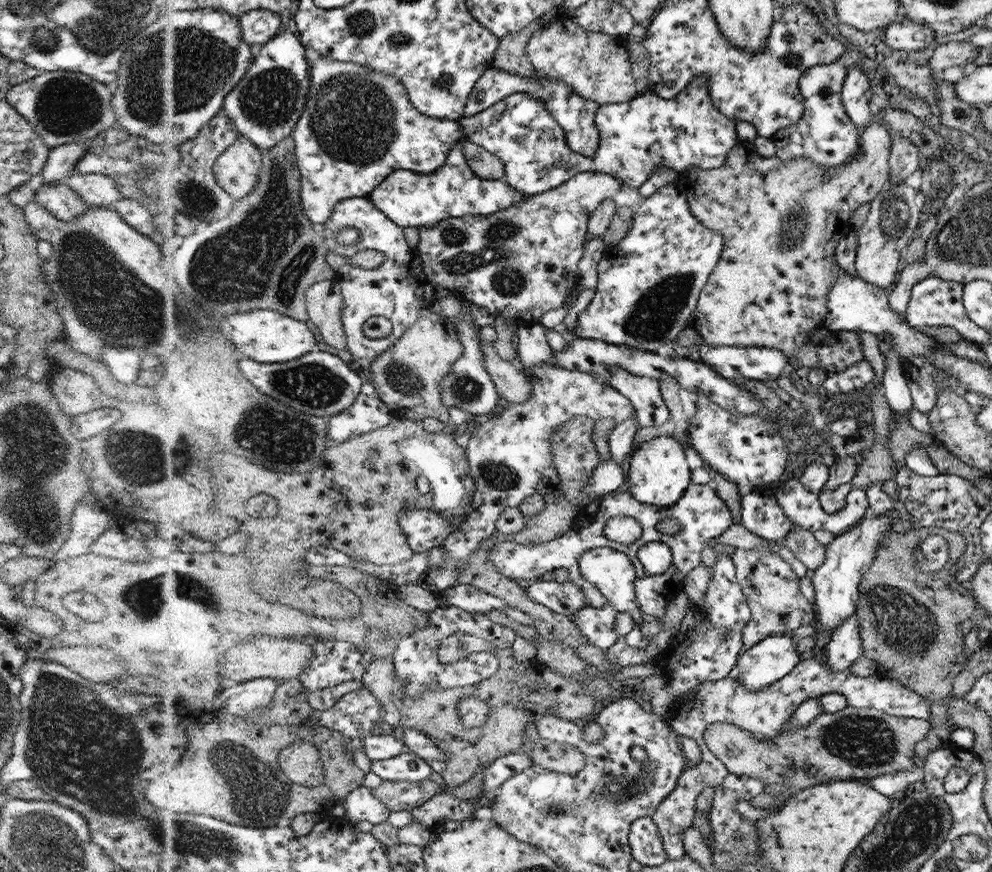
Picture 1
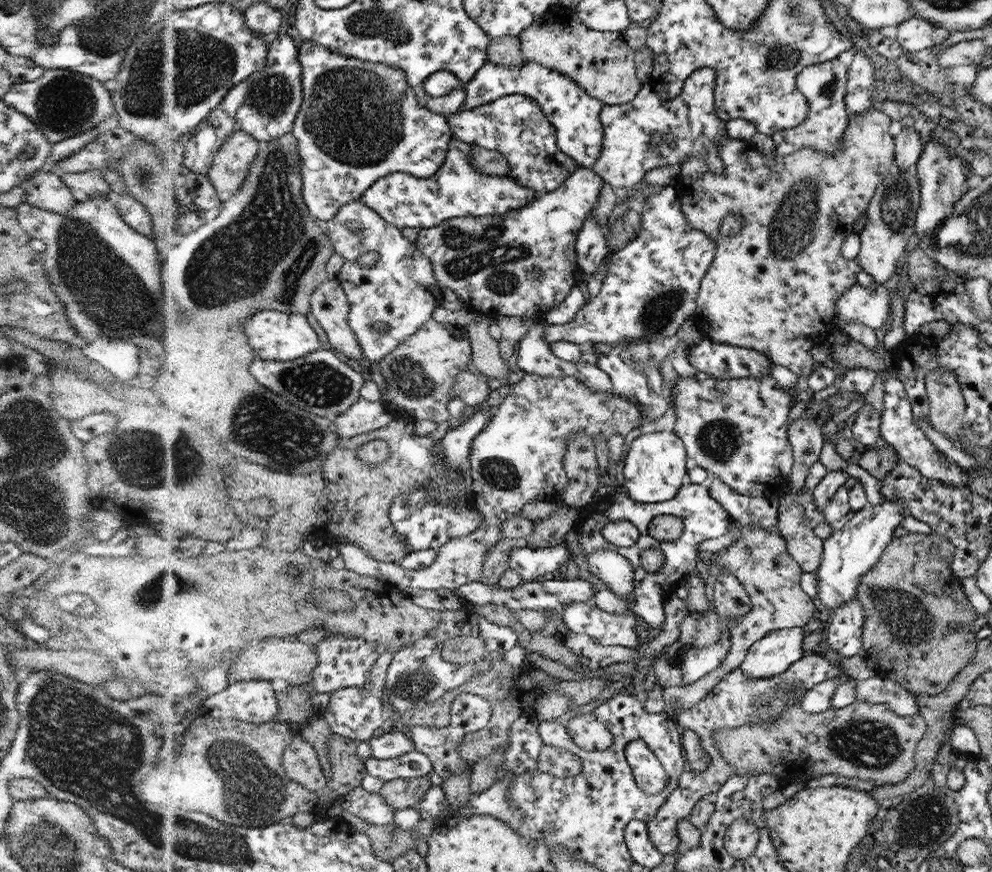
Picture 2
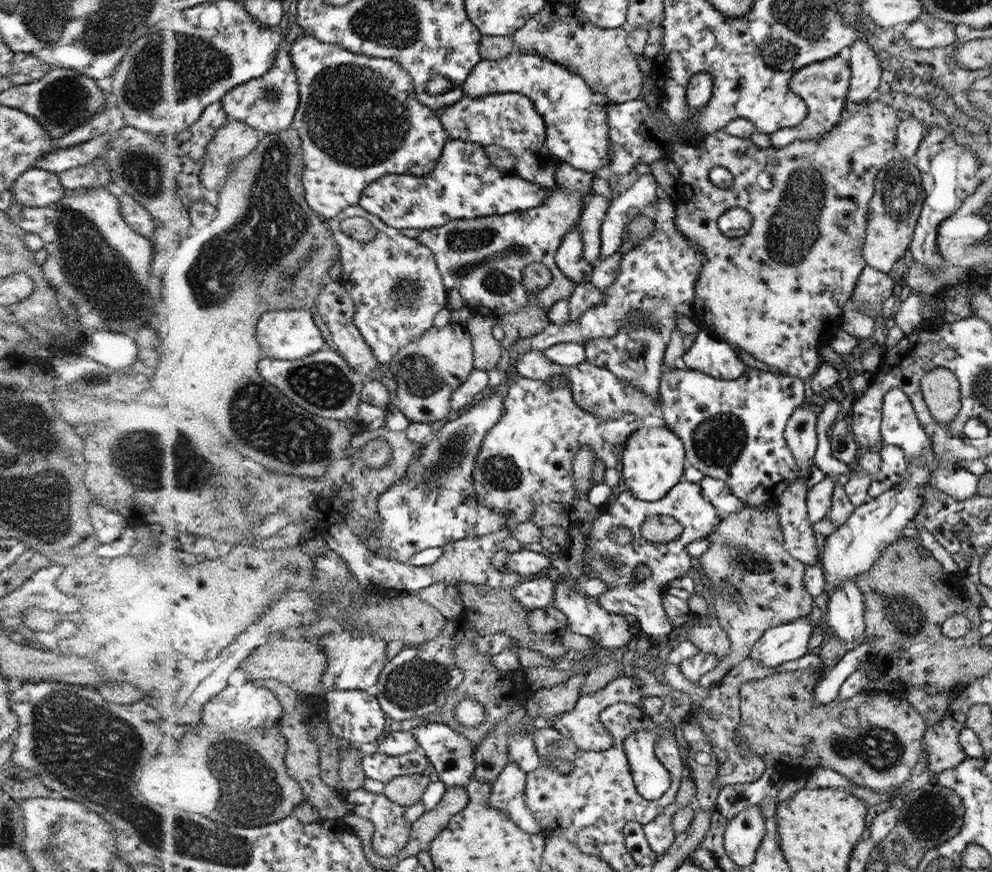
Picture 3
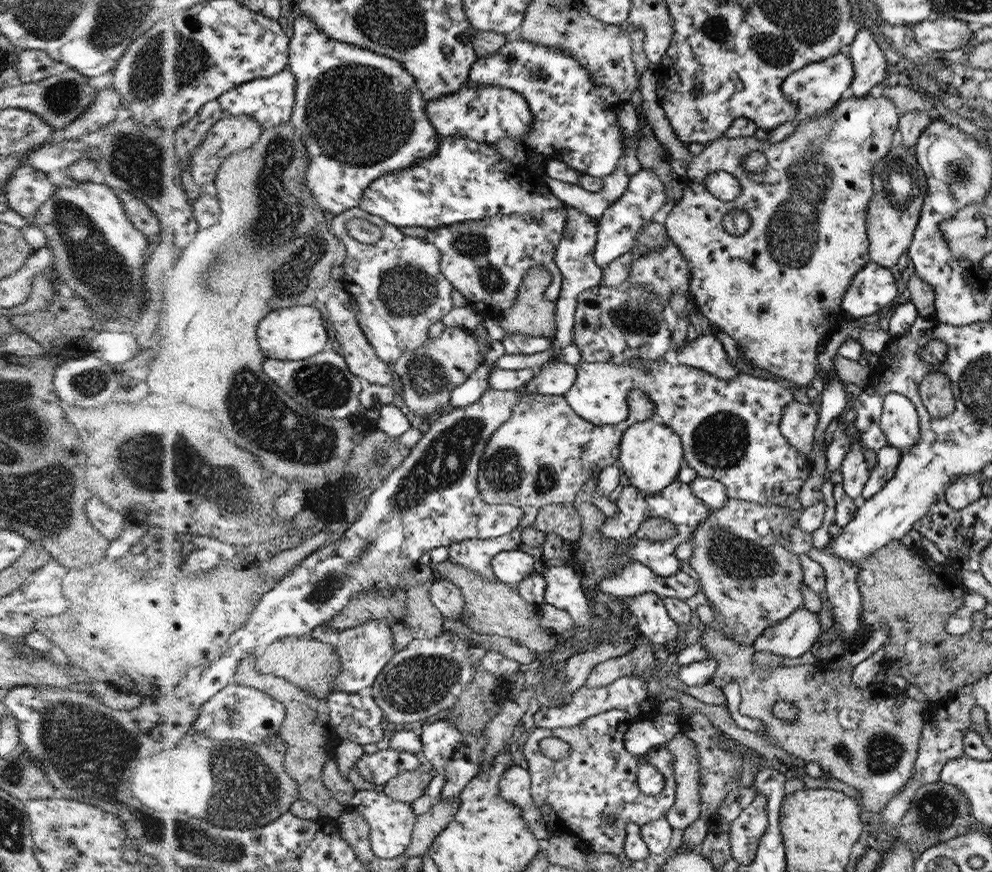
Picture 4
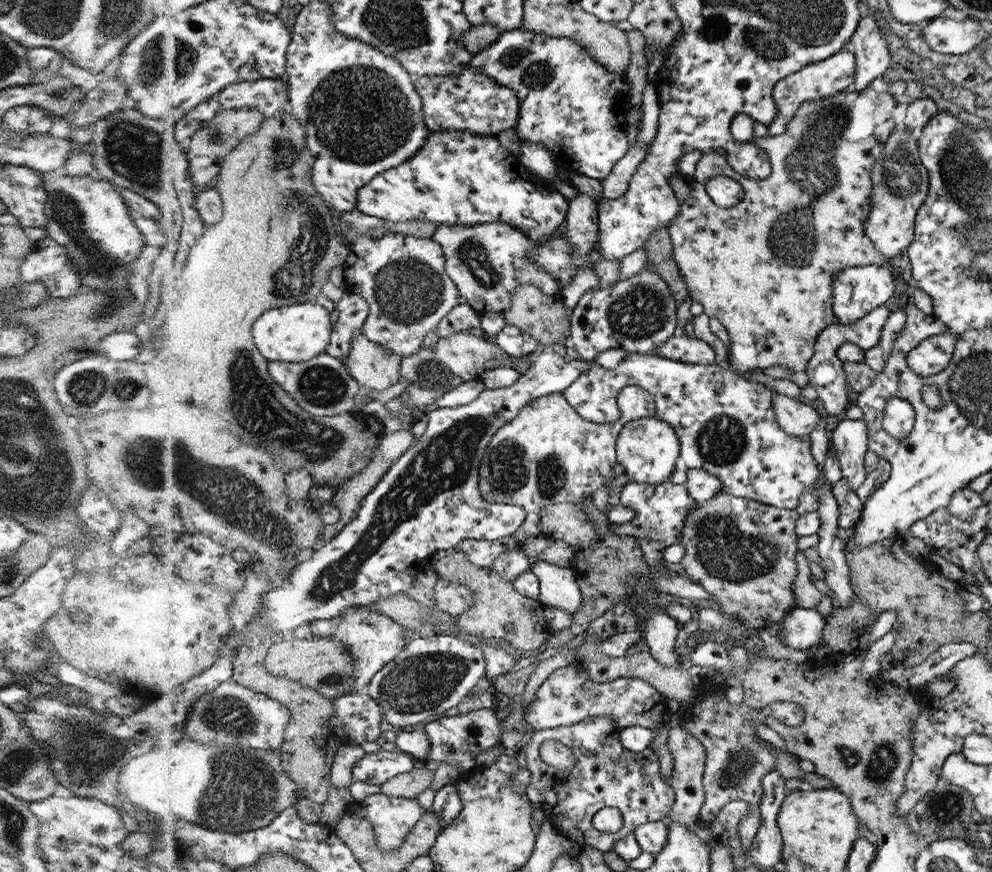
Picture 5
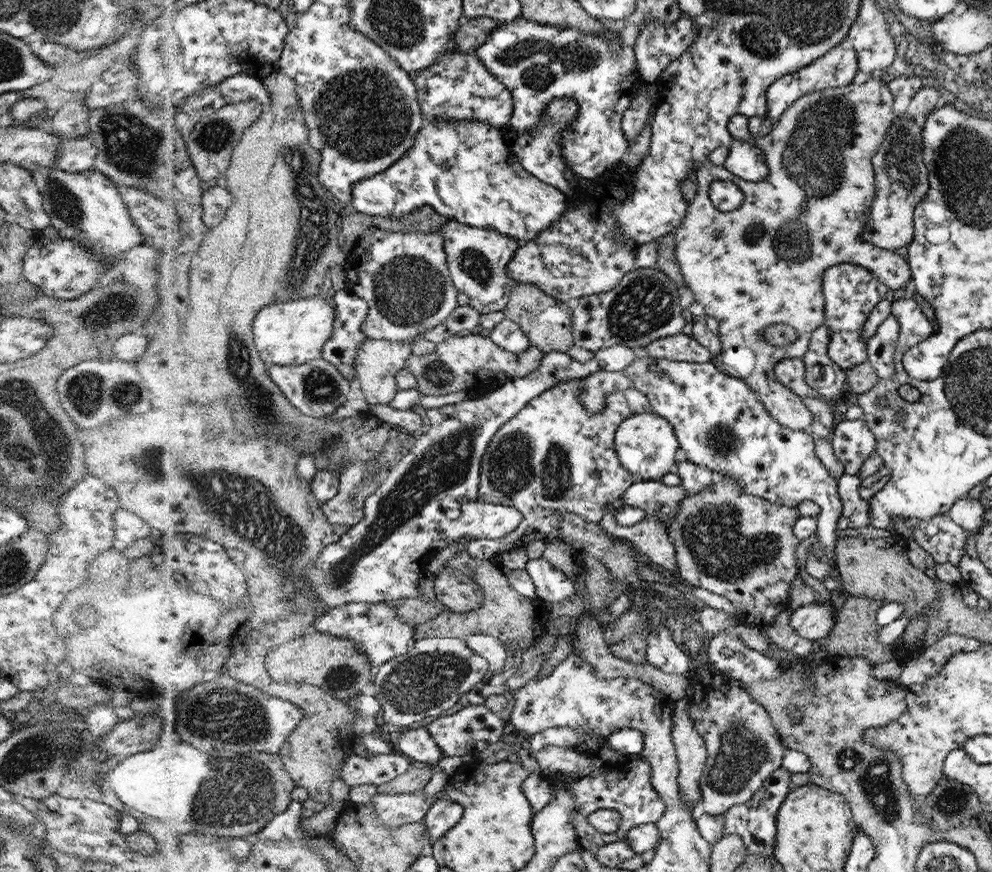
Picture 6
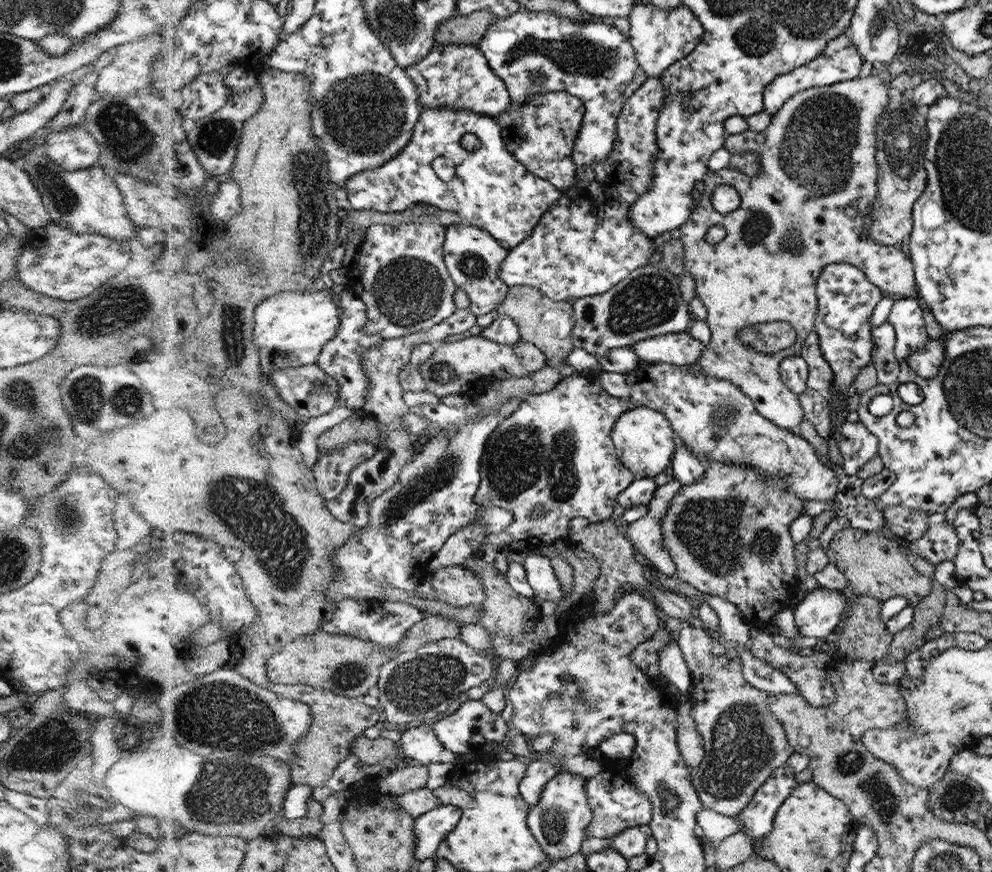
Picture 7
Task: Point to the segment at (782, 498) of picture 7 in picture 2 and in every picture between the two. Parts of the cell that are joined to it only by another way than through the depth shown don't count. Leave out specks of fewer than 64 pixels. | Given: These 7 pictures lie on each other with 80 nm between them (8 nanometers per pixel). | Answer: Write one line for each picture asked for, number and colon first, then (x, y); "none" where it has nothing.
2: (759, 559)
3: (748, 550)
4: (745, 566)
5: (743, 552)
6: (741, 547)

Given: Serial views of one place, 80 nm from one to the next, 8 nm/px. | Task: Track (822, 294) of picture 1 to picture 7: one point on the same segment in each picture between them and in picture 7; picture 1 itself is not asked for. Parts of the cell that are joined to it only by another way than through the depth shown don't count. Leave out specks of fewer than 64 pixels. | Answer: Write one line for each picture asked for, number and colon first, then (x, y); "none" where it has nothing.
2: (773, 287)
3: (778, 292)
4: (777, 290)
5: (765, 268)
6: (766, 265)
7: (810, 206)

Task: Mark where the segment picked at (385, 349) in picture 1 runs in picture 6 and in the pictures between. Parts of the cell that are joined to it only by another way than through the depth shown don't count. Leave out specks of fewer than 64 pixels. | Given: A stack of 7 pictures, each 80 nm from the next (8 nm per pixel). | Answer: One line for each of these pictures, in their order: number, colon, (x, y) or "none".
2: (402, 290)
3: (395, 280)
4: (399, 283)
5: (404, 278)
6: (404, 276)

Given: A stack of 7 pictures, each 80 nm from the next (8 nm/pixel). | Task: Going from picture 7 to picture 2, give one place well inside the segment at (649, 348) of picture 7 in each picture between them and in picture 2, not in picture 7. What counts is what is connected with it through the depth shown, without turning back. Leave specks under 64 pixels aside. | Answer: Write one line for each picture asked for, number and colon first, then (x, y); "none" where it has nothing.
2: (720, 360)
3: (715, 357)
4: (706, 352)
5: (682, 348)
6: (682, 348)

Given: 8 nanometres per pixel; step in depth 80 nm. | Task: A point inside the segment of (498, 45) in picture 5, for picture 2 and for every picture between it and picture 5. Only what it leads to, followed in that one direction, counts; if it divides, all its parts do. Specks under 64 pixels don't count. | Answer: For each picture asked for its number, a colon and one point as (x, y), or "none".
2: (575, 114)
3: (576, 117)
4: (575, 121)

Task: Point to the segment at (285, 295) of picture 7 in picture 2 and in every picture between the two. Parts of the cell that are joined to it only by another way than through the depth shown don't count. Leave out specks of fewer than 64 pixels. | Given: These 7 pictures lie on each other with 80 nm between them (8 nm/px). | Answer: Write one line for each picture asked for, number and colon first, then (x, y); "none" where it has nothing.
2: (277, 336)
3: (289, 335)
4: (298, 333)
5: (298, 333)
6: (293, 333)

